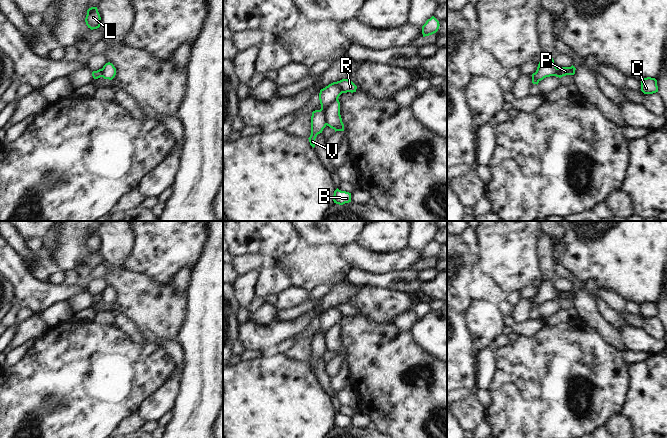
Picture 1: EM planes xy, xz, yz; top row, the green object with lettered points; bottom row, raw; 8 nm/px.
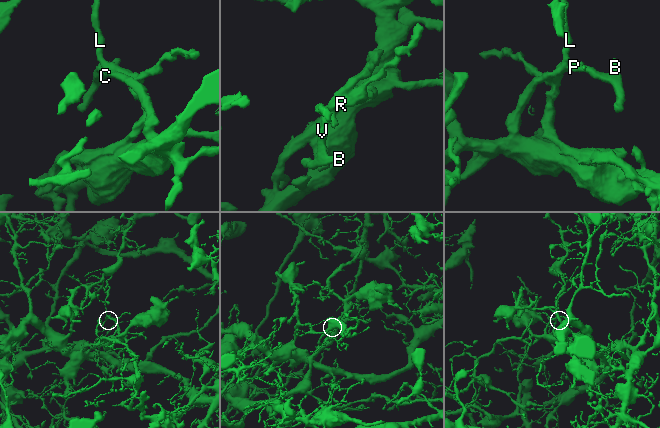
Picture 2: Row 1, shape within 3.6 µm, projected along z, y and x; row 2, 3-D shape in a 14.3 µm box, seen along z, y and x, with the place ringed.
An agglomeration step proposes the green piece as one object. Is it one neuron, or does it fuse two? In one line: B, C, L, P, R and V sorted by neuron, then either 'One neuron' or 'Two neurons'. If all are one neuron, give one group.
Groups: B C L V / P R. Two neurons

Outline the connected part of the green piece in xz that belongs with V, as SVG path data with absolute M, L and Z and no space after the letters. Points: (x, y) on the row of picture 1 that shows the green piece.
M333 82L326 86L325 88L320 90L319 93L319 100L321 104L320 110L315 110L312 112L311 116L311 135L308 138L310 145L314 148L315 147L315 139L318 134L322 133L323 129L326 127L326 121L324 118L324 111L326 107L333 102L334 100L338 99L339 96L342 94L341 90L337 86L336 82Z

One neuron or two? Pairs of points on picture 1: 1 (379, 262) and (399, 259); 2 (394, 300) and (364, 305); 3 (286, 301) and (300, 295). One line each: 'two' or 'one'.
1: one
2: one
3: one

